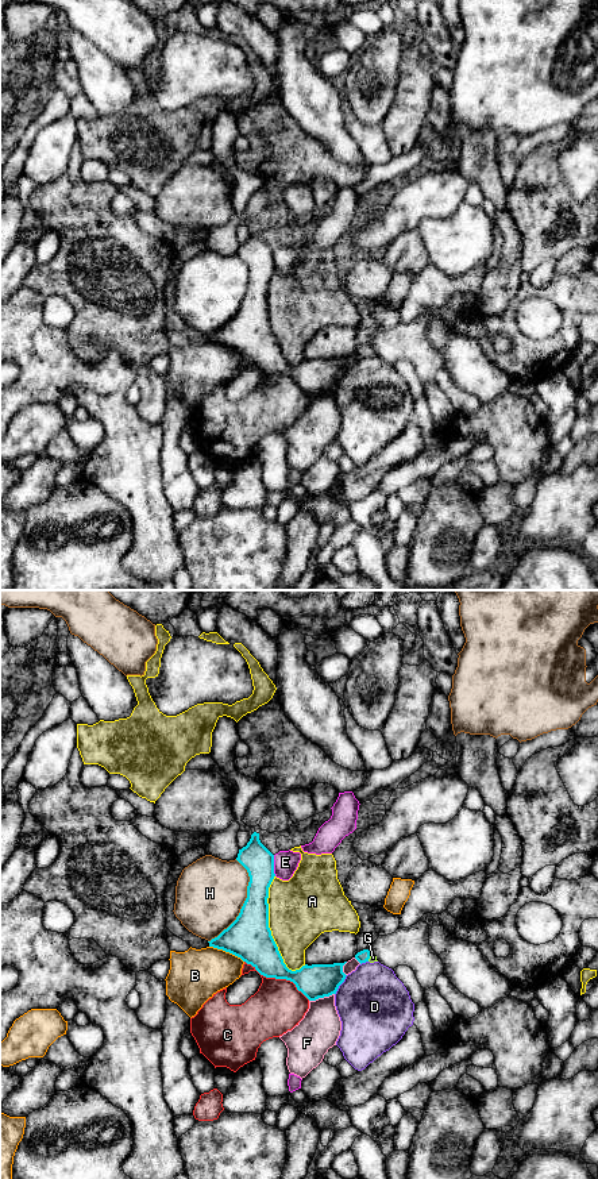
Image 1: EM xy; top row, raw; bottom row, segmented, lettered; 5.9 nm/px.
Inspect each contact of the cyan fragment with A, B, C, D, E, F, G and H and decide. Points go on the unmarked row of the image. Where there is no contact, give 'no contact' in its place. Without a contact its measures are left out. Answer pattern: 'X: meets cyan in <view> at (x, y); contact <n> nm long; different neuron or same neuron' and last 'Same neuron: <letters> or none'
A: meets cyan in xy at (267, 320); contact 600 nm long; different neuron
B: meets cyan in xy at (227, 346); contact 220 nm long; different neuron
C: meets cyan in xy at (278, 373); contact 460 nm long; different neuron
D: meets cyan in xy at (340, 378); contact 140 nm long; different neuron
E: meets cyan in xy at (273, 261); contact 130 nm long; different neuron
F: meets cyan in xy at (321, 392); contact 160 nm long; different neuron
G: meets cyan in xy at (369, 351); contact 70 nm long; same neuron
H: meets cyan in xy at (245, 297); contact 500 nm long; different neuron
Same neuron: G

